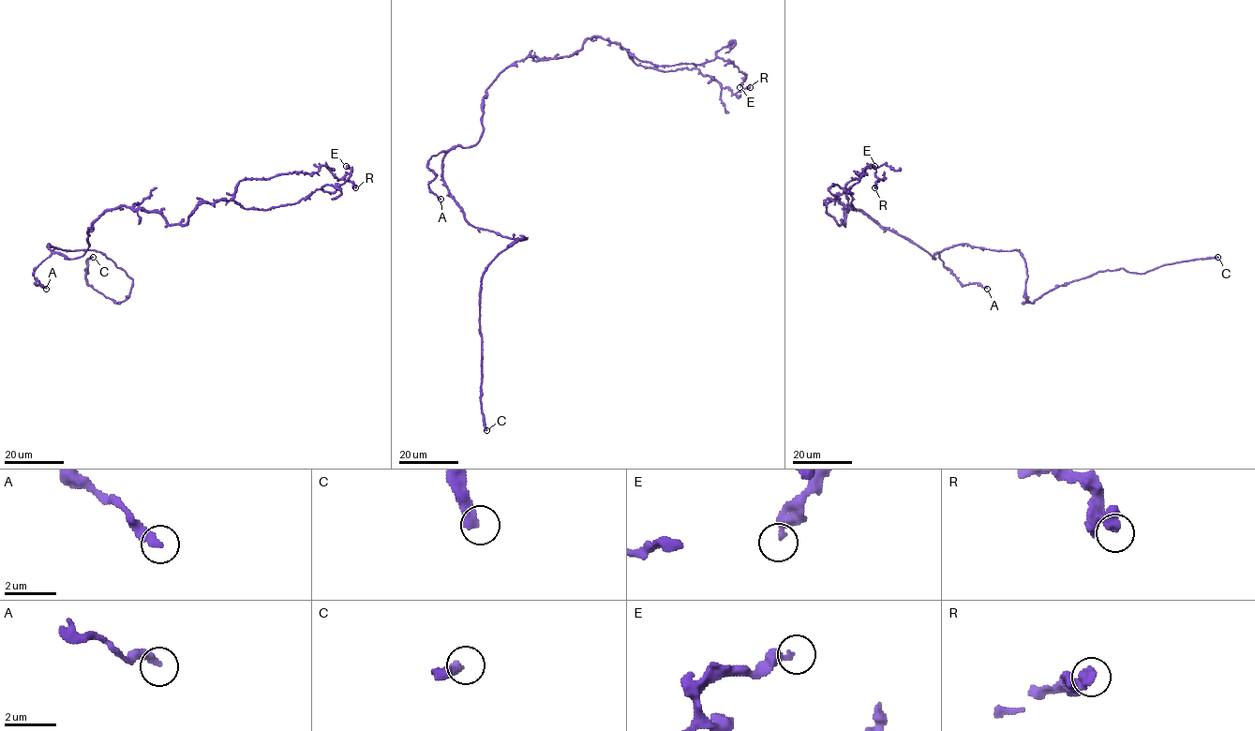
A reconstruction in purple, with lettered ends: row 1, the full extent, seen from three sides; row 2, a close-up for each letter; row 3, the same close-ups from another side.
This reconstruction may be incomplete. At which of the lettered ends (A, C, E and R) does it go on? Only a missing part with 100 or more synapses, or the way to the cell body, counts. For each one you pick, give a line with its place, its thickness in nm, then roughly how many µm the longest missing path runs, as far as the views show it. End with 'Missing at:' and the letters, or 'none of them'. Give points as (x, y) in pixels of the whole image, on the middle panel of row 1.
C: place (486, 430); calibre 400 nm; missing 110 µm
Missing at: C

